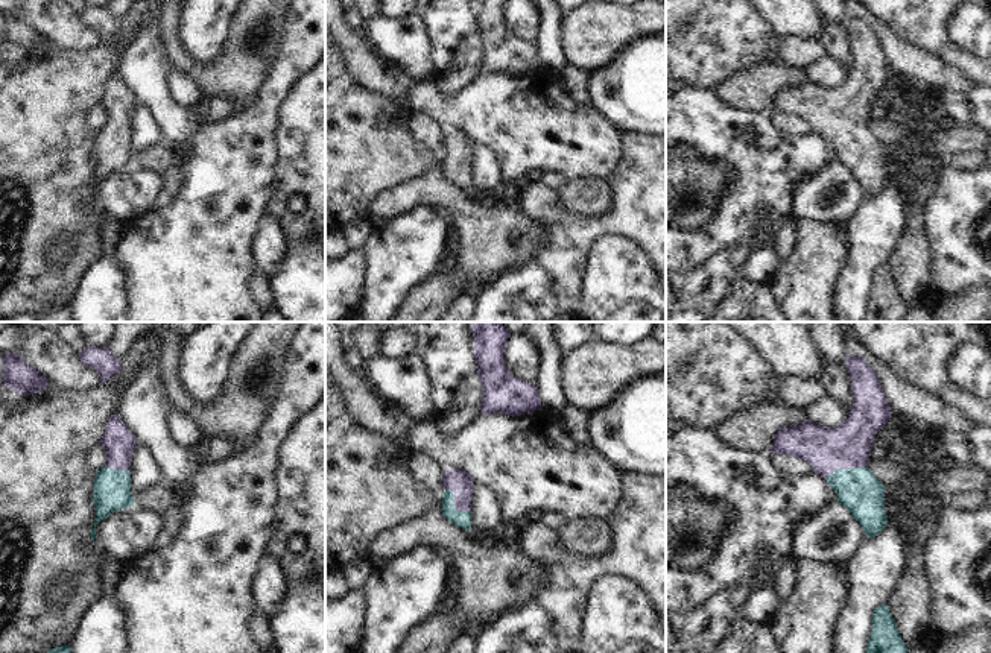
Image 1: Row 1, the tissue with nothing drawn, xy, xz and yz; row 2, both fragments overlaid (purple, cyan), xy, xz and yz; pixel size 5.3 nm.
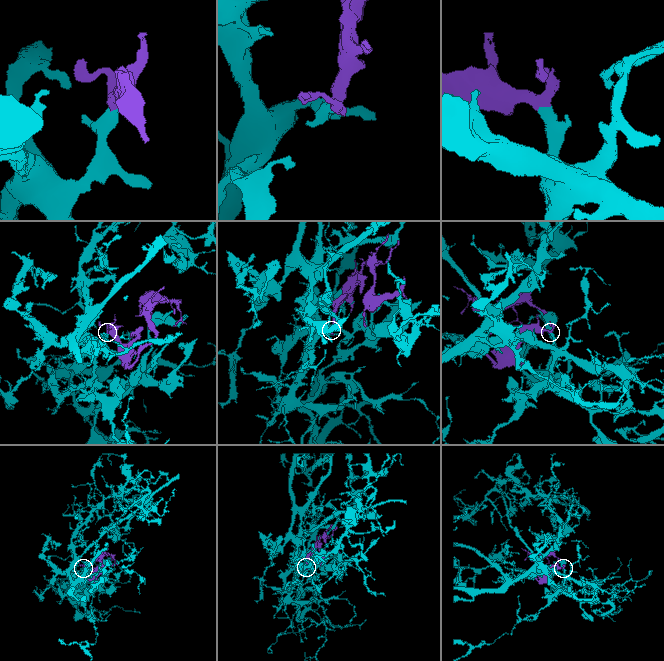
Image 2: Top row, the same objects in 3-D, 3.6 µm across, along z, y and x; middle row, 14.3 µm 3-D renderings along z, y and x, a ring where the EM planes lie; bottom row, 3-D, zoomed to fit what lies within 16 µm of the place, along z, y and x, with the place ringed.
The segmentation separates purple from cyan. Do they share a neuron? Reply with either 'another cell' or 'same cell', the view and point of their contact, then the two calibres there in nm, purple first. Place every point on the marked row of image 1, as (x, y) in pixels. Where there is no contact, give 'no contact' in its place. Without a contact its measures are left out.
same cell | yz (845, 468) | 240/220 nm

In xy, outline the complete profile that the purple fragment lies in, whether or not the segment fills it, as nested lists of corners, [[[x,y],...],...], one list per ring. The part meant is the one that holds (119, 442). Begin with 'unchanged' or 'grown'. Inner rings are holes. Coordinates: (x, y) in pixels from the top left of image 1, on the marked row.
grown; [[[116,412],[106,424],[100,443],[106,453],[106,463],[97,471],[94,481],[93,501],[97,518],[91,532],[93,542],[96,542],[96,527],[100,521],[122,509],[134,507],[131,460],[137,448],[137,437]]]

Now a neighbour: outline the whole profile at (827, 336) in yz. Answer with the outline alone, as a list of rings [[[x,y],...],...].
[[[807,322],[807,325],[818,354],[825,363],[845,360],[842,322]]]

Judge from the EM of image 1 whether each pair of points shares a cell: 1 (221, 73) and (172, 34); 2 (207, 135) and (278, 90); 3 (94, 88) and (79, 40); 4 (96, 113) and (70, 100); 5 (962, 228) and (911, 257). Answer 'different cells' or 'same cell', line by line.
1: same cell
2: same cell
3: different cells
4: different cells
5: different cells

